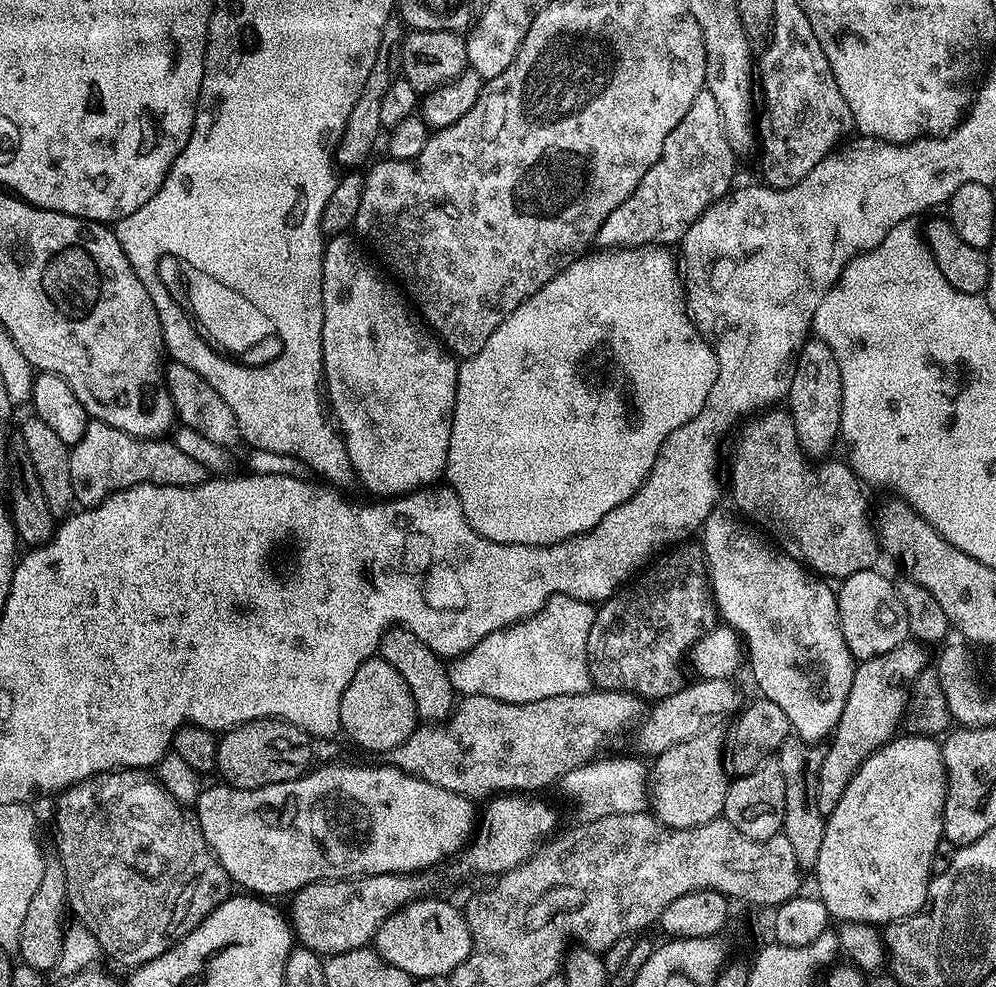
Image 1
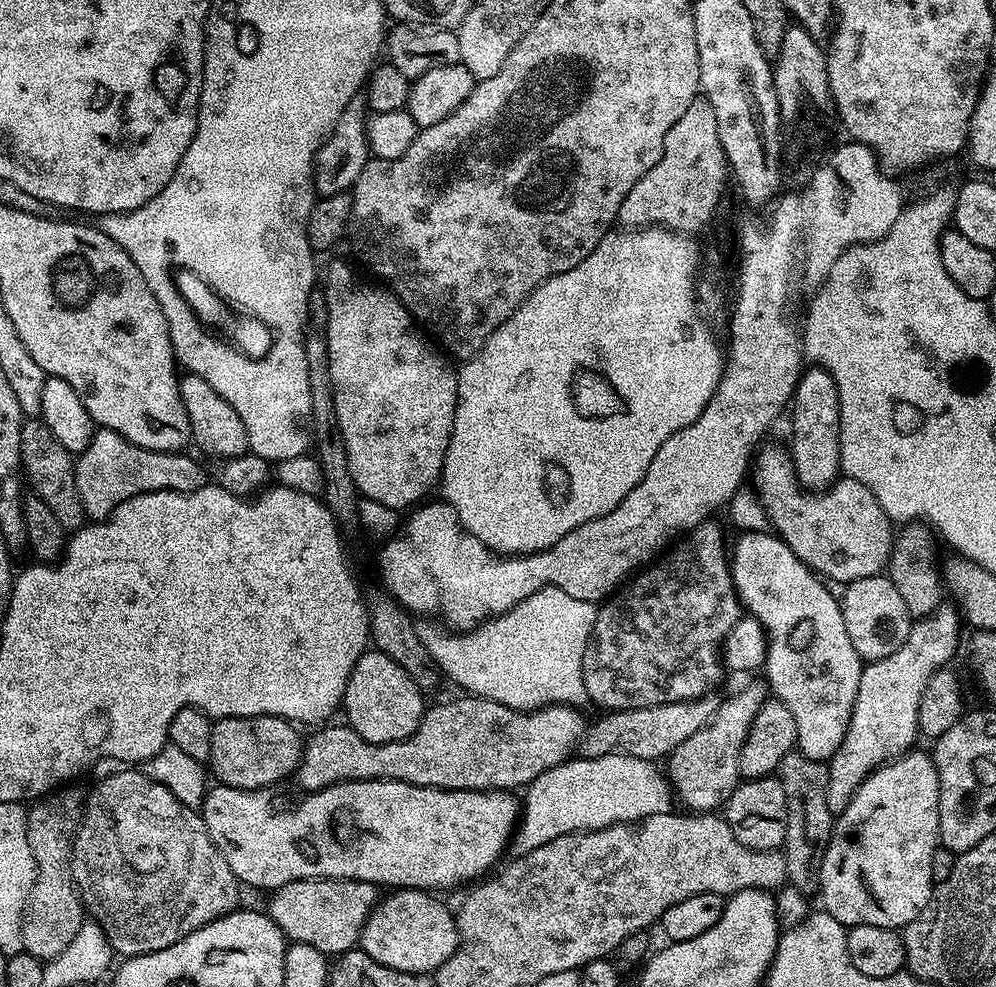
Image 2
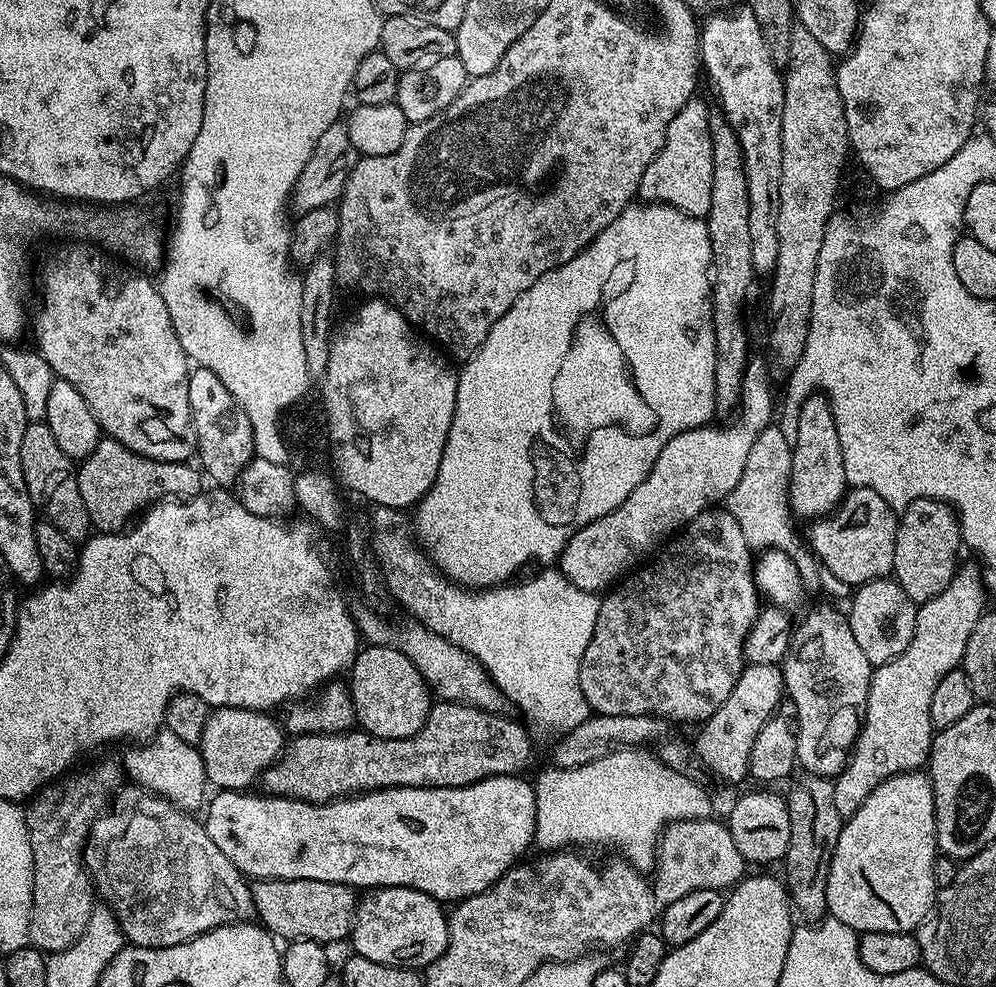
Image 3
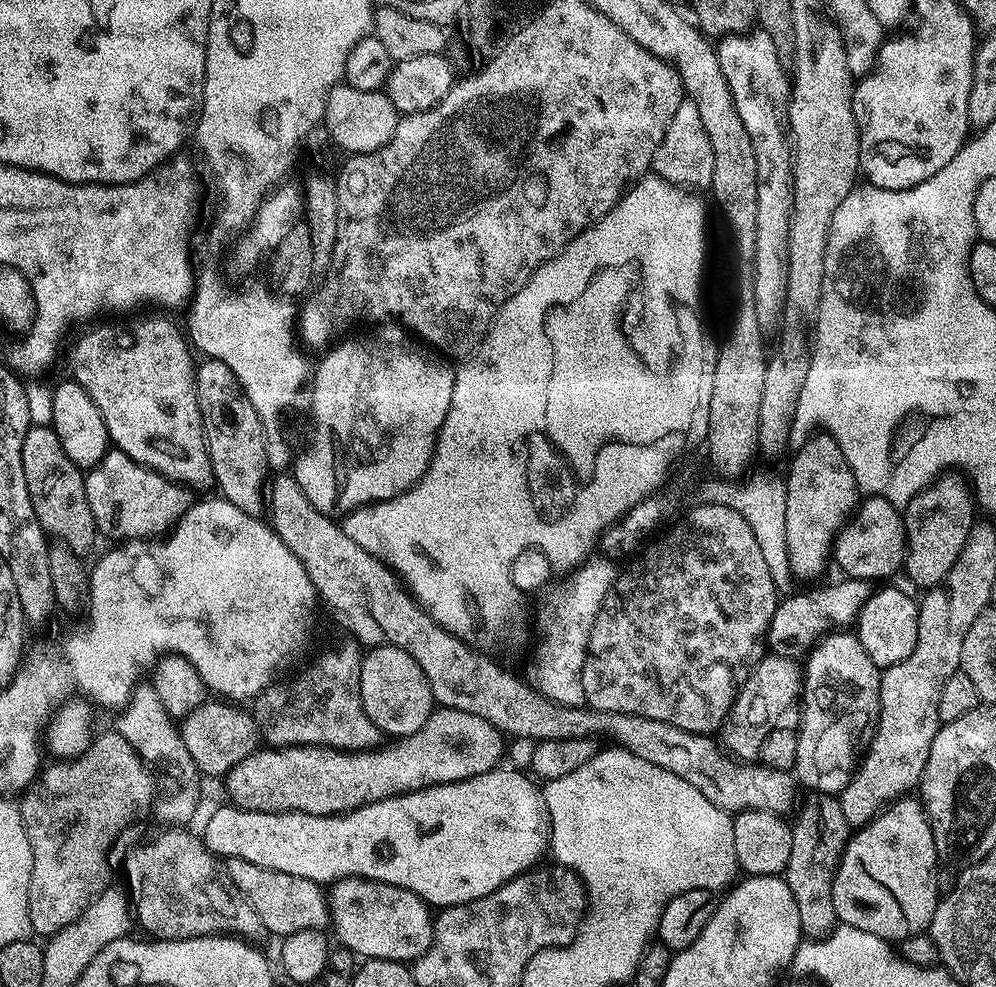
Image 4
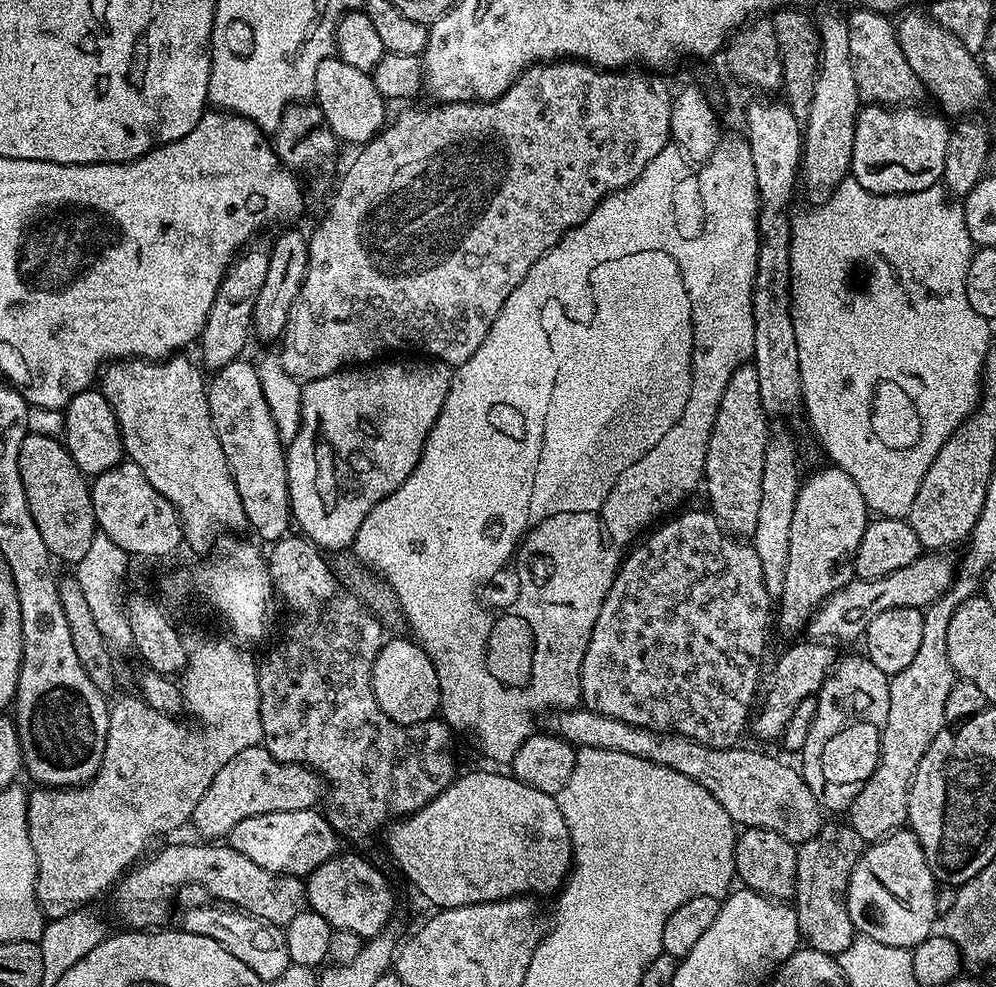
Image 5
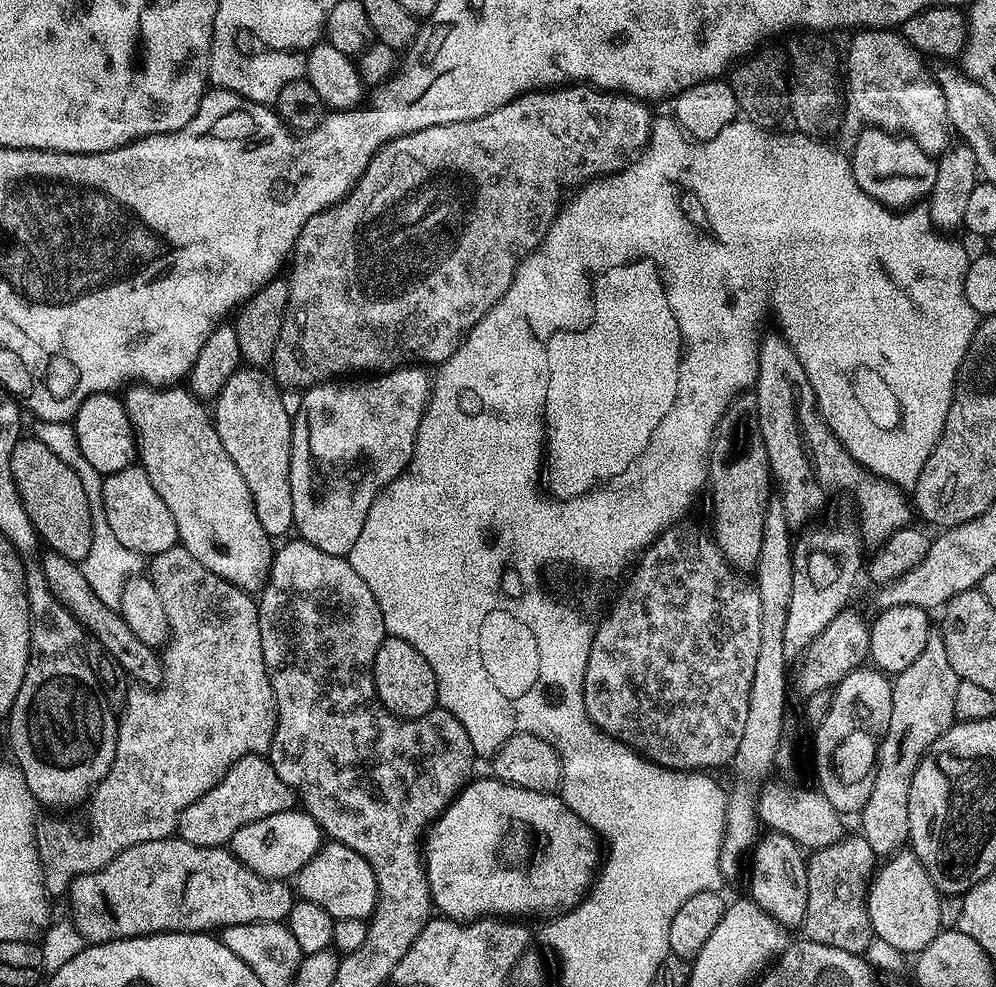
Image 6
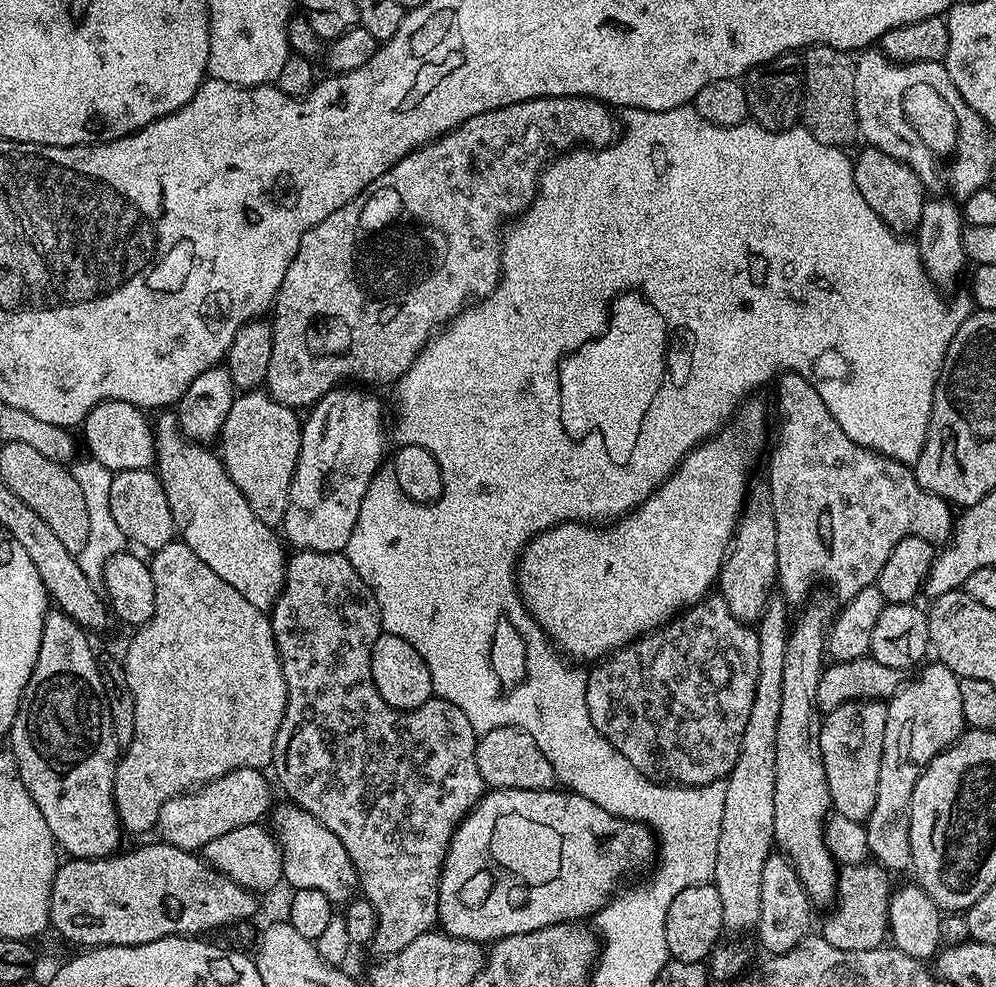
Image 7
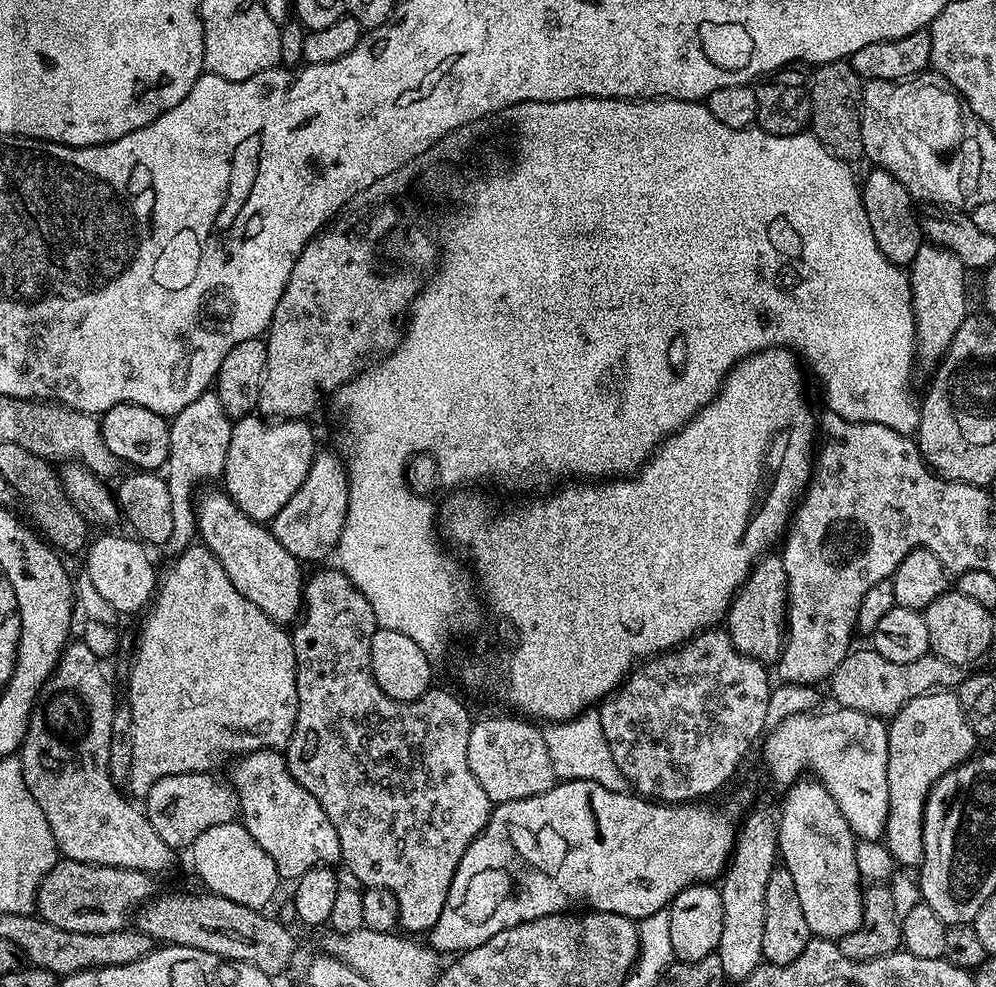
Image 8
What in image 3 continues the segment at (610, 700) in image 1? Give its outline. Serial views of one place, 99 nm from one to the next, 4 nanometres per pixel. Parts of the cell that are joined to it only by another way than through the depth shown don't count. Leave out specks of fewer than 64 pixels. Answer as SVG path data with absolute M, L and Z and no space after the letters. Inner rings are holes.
M447 702L433 703L428 712L426 722L418 734L410 738L394 738L383 740L377 736L370 736L363 730L349 730L347 732L314 732L310 736L297 736L285 747L276 763L270 765L263 774L263 791L269 796L285 796L288 800L301 800L307 804L329 804L332 800L342 800L350 796L358 796L362 792L377 792L380 788L467 788L469 784L485 780L491 776L515 776L523 773L524 767L532 760L532 740L528 732L516 720L507 720L507 715L499 712L483 712L481 708L471 708L469 704L449 704Z

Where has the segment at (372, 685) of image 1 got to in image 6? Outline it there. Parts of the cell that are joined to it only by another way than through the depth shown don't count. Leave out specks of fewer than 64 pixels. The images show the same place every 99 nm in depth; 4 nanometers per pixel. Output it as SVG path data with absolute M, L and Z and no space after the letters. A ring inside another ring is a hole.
M388 636L374 650L376 656L370 663L370 671L374 678L374 686L380 701L386 710L404 720L422 718L438 704L438 686L434 682L434 670L430 670L430 662L397 636Z

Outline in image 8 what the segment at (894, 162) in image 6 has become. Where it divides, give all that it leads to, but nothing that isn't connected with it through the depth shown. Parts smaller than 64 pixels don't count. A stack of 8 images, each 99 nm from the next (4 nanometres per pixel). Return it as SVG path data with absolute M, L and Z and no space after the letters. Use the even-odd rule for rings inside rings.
M873 167L871 171L862 180L860 197L870 218L870 230L874 230L874 242L878 242L878 248L882 250L882 254L886 254L886 258L890 258L890 262L901 266L911 265L914 254L918 254L922 243L920 216L915 208L917 205L906 186L898 182L894 174L890 174L885 168Z

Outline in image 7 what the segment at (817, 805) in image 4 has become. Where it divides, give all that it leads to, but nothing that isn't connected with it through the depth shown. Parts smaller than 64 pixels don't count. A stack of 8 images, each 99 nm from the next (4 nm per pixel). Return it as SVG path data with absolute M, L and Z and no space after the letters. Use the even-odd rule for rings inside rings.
M879 862L845 864L839 869L838 895L831 909L833 912L825 918L822 929L824 940L830 942L830 946L838 946L838 950L874 950L885 943L888 936L888 901L891 900L894 891L894 884L888 879L888 869Z

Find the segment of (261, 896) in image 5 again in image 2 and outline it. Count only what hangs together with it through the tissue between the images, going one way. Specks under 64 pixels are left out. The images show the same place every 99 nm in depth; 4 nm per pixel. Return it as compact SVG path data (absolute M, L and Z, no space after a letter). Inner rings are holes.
M295 880L286 886L275 889L271 893L272 901L266 905L266 911L272 921L284 931L289 941L306 946L314 946L314 950L325 954L343 954L353 951L360 939L360 931L368 920L368 915L378 903L377 885L365 880Z

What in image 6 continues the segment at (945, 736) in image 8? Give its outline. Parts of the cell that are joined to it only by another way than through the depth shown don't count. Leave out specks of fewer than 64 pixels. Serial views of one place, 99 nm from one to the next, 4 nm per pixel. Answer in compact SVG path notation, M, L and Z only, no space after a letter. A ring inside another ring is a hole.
M939 631L928 633L926 650L906 666L906 670L895 673L892 680L892 709L890 726L880 740L880 750L876 754L876 771L873 772L874 786L866 806L858 813L859 835L870 842L870 850L878 858L888 858L901 851L909 843L910 810L908 795L914 770L918 770L920 760L928 753L932 743L951 728L954 714L954 694L961 679L954 674L950 658L946 658L946 646Z

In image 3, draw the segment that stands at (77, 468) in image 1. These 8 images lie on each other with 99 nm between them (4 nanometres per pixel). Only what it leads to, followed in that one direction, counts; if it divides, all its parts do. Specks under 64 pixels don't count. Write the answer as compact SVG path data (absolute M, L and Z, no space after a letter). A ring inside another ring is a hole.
M101 438L96 449L86 459L79 461L76 474L78 491L82 493L82 506L86 506L86 514L90 514L92 528L100 534L118 532L153 504L169 498L190 500L199 496L206 480L201 469L192 466L188 462L155 460L122 446L122 442Z

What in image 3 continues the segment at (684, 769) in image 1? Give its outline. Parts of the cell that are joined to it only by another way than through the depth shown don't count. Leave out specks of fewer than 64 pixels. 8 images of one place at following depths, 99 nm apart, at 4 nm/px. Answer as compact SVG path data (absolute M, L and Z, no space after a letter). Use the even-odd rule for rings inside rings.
M745 663L740 672L734 690L730 690L730 698L710 719L699 725L700 733L696 736L694 756L701 760L714 775L728 784L736 784L740 779L748 776L748 759L750 750L754 750L754 738L767 720L777 715L780 699L786 696L784 687L784 674L774 664L749 664Z

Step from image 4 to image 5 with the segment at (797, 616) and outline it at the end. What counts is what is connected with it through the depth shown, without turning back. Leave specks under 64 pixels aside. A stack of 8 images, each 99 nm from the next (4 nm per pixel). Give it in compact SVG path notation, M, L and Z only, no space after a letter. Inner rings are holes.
M921 554L914 562L910 562L910 566L902 566L902 570L894 570L894 574L886 574L882 578L873 580L854 578L820 603L820 609L808 621L807 635L817 642L859 641L872 619L882 614L882 610L927 608L952 585L954 560L948 556L951 555Z

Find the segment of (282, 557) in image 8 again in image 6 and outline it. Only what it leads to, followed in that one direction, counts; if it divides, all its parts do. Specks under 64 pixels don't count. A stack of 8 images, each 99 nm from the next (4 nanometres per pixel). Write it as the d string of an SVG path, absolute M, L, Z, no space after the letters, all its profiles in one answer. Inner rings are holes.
M132 386L123 393L122 399L132 428L136 431L139 463L154 490L158 490L162 502L166 502L170 514L174 514L179 547L194 554L194 558L198 558L206 570L218 574L226 582L246 593L259 593L268 581L274 540L266 534L266 530L262 530L262 522L258 522L258 514L254 514L250 486L246 486L238 466L234 466L230 454L226 454L226 446L222 446L222 438L218 438L209 409L207 412L200 405L203 403L184 386Z

